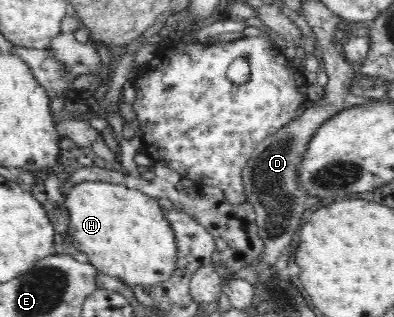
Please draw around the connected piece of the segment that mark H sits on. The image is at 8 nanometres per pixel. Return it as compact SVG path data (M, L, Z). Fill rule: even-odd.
M80 182L76 184L74 188L66 187L66 209L70 213L70 224L69 233L72 236L72 243L78 252L86 253L89 257L89 262L96 267L98 273L104 273L112 277L116 277L122 281L122 283L128 285L128 287L134 288L135 286L145 287L154 286L159 282L164 282L166 279L171 277L171 274L176 268L176 263L178 261L178 247L176 247L176 236L170 223L164 217L165 211L160 207L157 200L148 197L146 194L142 194L139 190L132 188L127 188L122 184L111 184L110 182Z

